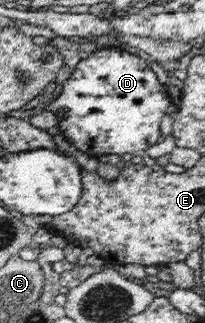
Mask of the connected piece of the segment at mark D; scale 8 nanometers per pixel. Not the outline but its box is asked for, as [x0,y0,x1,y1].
[47,46,171,161]

